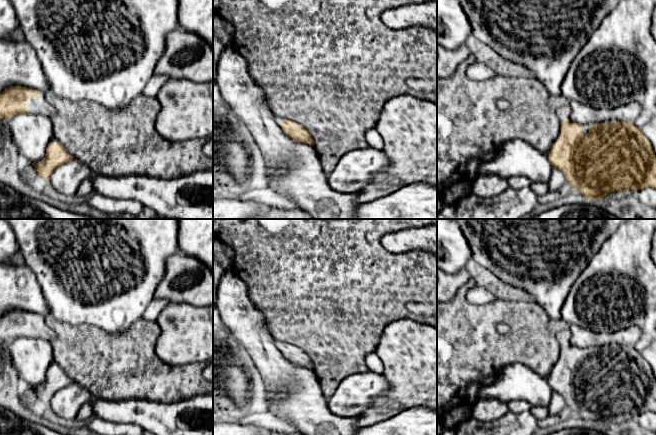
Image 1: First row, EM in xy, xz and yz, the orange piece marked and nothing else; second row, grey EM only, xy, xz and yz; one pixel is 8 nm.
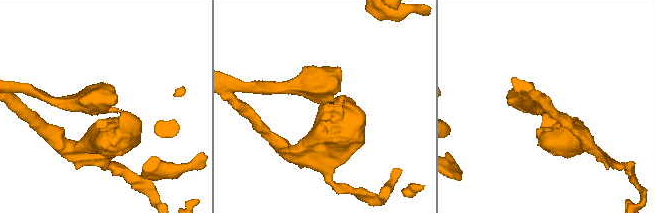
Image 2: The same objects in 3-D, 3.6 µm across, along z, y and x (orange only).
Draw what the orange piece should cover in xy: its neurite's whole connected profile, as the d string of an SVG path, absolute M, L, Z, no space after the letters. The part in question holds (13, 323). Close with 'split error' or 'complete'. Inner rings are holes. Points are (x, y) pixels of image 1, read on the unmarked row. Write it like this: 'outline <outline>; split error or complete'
outline M22 310L8 311L0 317L0 342L11 342L19 337L42 338L52 342L56 339L56 333L41 314Z; split error

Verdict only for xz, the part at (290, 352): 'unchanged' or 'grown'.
grown

